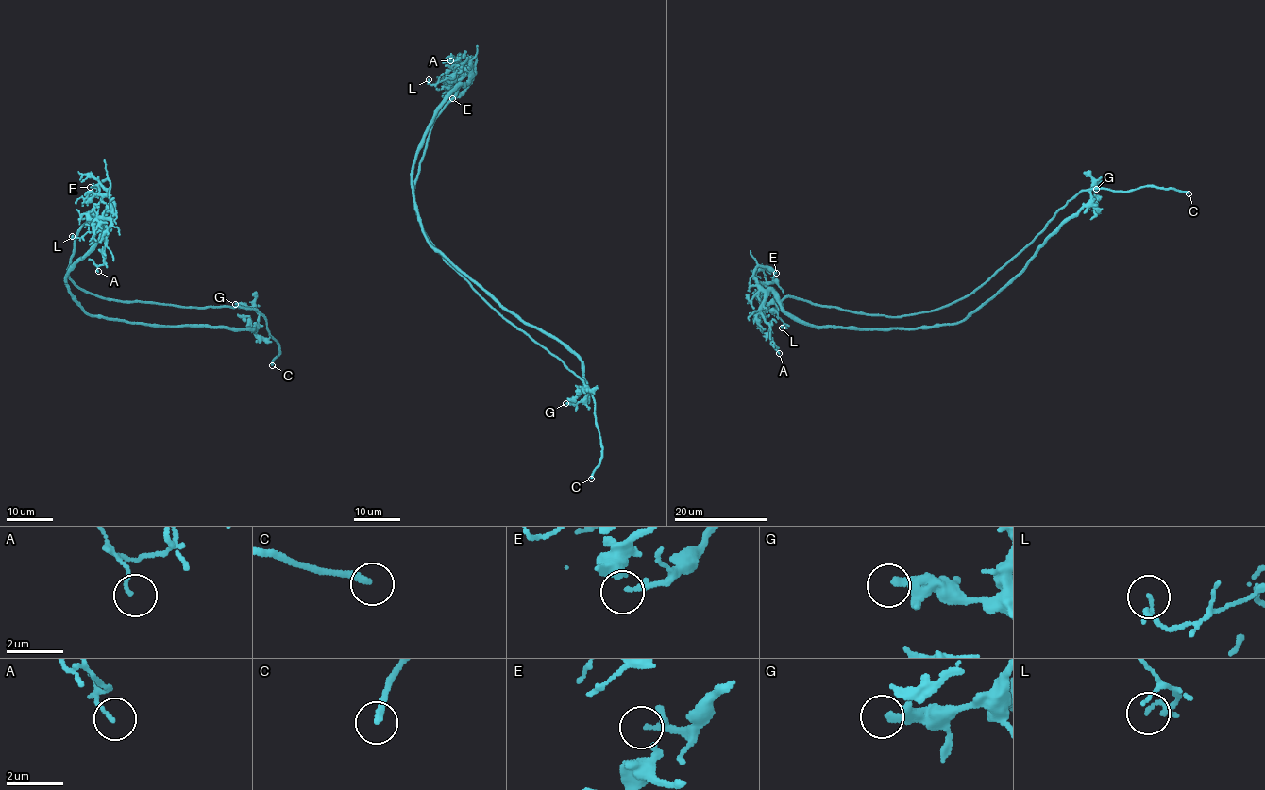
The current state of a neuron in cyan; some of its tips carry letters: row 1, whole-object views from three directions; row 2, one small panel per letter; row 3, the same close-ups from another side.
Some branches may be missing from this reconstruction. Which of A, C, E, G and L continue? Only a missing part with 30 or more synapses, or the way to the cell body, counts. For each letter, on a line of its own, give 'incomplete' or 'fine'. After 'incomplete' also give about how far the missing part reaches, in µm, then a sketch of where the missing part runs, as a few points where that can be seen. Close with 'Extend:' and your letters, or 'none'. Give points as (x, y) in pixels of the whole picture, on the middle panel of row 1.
A: fine
C: incomplete; about 3 µm are missing
E: fine
G: fine
L: fine
Extend: C

